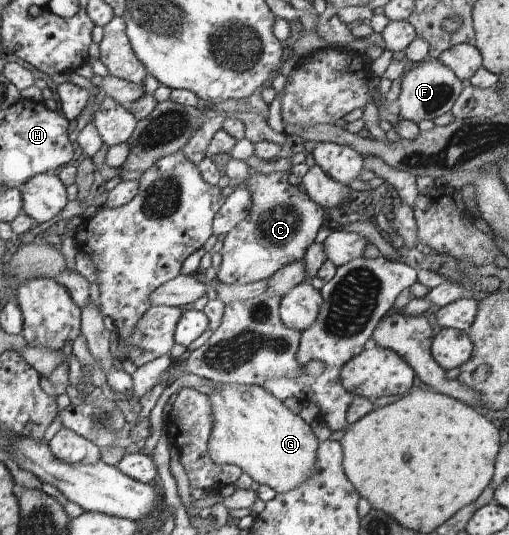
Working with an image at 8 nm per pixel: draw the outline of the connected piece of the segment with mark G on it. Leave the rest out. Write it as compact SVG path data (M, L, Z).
M219 383L208 395L212 406L212 431L208 453L218 465L235 465L255 482L266 484L277 493L299 486L316 469L319 441L310 424L287 409L263 385Z

